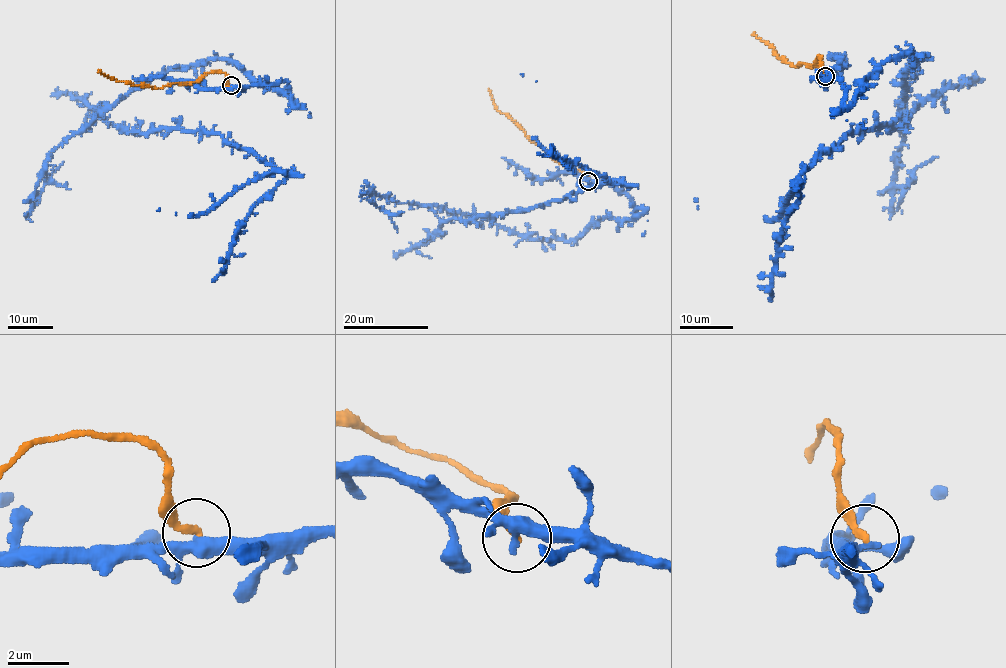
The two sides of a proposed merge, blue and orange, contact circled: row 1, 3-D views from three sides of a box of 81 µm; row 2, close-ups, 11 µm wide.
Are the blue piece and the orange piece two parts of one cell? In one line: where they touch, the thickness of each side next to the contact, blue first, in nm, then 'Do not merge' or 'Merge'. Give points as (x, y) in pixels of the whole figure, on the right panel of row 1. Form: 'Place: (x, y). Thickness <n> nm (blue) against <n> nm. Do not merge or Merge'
Place: (825, 76). Thickness 320 nm (blue) against 220 nm. Do not merge

